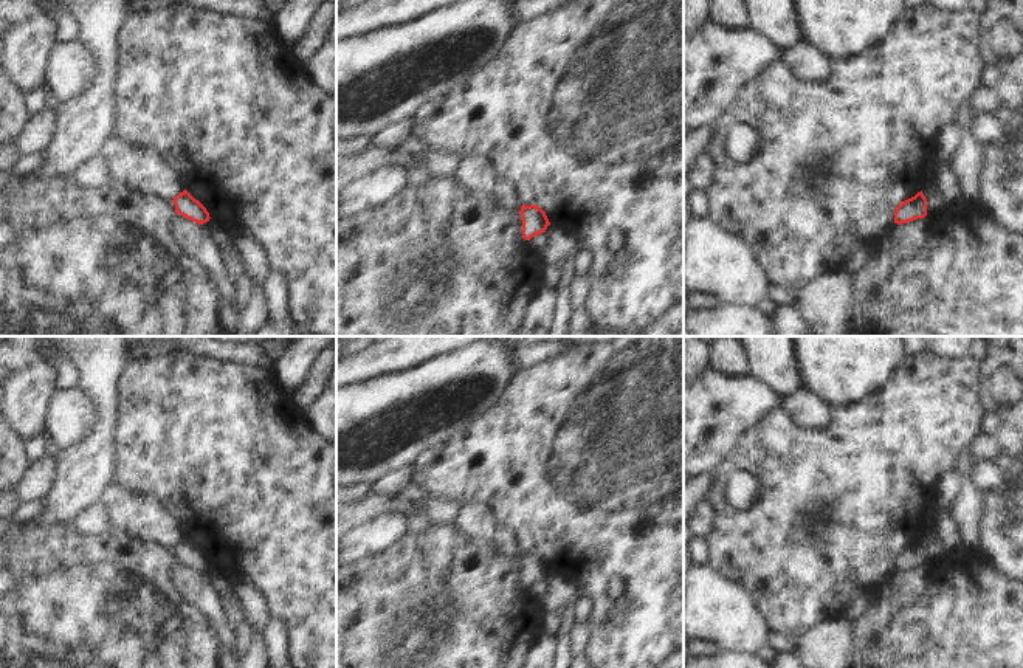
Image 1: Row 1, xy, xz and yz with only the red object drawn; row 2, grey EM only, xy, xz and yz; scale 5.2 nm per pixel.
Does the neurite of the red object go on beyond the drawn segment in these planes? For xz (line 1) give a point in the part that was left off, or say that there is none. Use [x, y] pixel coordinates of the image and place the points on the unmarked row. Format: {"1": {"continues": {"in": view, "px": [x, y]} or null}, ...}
{"1": {"continues": null}}

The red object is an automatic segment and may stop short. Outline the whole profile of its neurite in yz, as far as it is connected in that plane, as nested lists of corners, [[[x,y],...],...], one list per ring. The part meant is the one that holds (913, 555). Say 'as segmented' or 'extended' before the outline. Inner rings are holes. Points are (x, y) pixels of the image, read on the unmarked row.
as segmented; [[[922,538],[902,549],[894,560],[894,570],[902,572],[927,563],[927,546]]]

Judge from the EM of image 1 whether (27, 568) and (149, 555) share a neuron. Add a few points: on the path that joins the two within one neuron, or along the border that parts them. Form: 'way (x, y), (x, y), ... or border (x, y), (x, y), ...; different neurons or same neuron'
way (58, 568), (118, 568); same neuron

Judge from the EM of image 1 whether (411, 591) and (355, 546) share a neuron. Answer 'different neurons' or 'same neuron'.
different neurons

